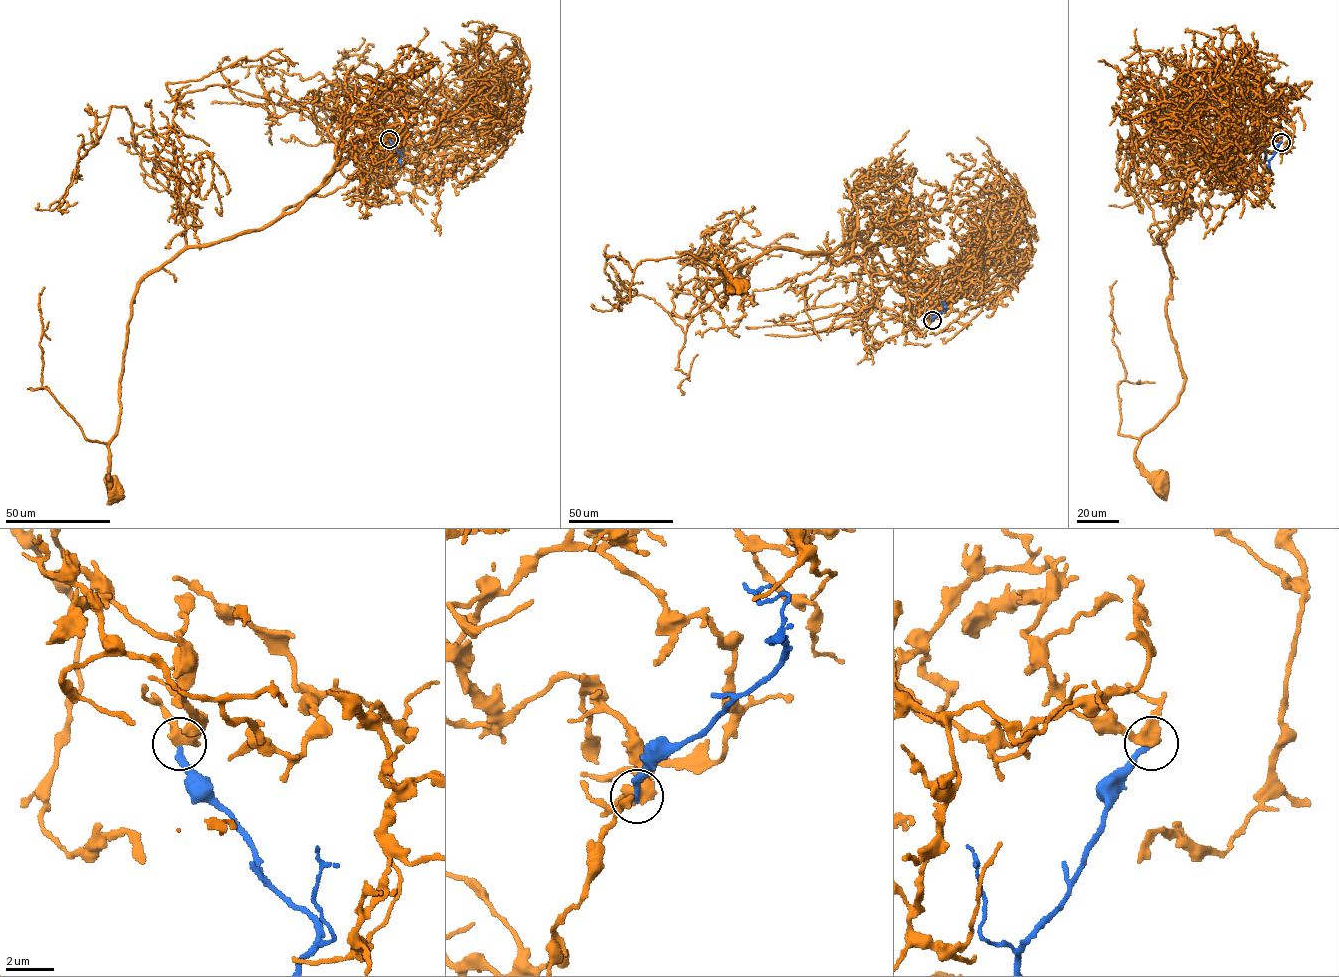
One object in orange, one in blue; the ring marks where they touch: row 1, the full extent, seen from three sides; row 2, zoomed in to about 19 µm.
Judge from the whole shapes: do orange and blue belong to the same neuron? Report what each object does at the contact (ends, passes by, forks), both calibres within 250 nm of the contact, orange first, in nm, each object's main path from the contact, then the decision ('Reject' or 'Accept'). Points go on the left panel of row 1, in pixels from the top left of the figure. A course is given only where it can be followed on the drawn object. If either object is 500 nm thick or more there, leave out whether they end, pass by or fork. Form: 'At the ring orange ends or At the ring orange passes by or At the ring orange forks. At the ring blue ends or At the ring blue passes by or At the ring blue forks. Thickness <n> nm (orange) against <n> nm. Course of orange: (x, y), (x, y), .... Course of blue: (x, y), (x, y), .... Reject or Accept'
At the ring orange passes by. At the ring blue ends. Thickness 440 nm (orange) against 260 nm. Course of orange: (389, 138), (378, 123), (391, 135), (360, 143), (293, 211), (180, 251), (139, 284), (109, 446), (114, 492). Course of blue: (389, 138), (401, 157), (402, 148). Reject

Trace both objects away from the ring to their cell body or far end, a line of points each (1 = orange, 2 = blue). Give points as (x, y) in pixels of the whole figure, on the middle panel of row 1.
1: (932, 320), (914, 313), (926, 295), (861, 240), (773, 248), (707, 284), (724, 305), (718, 263), (739, 286)
2: (932, 320), (945, 308), (945, 303), (941, 301)

